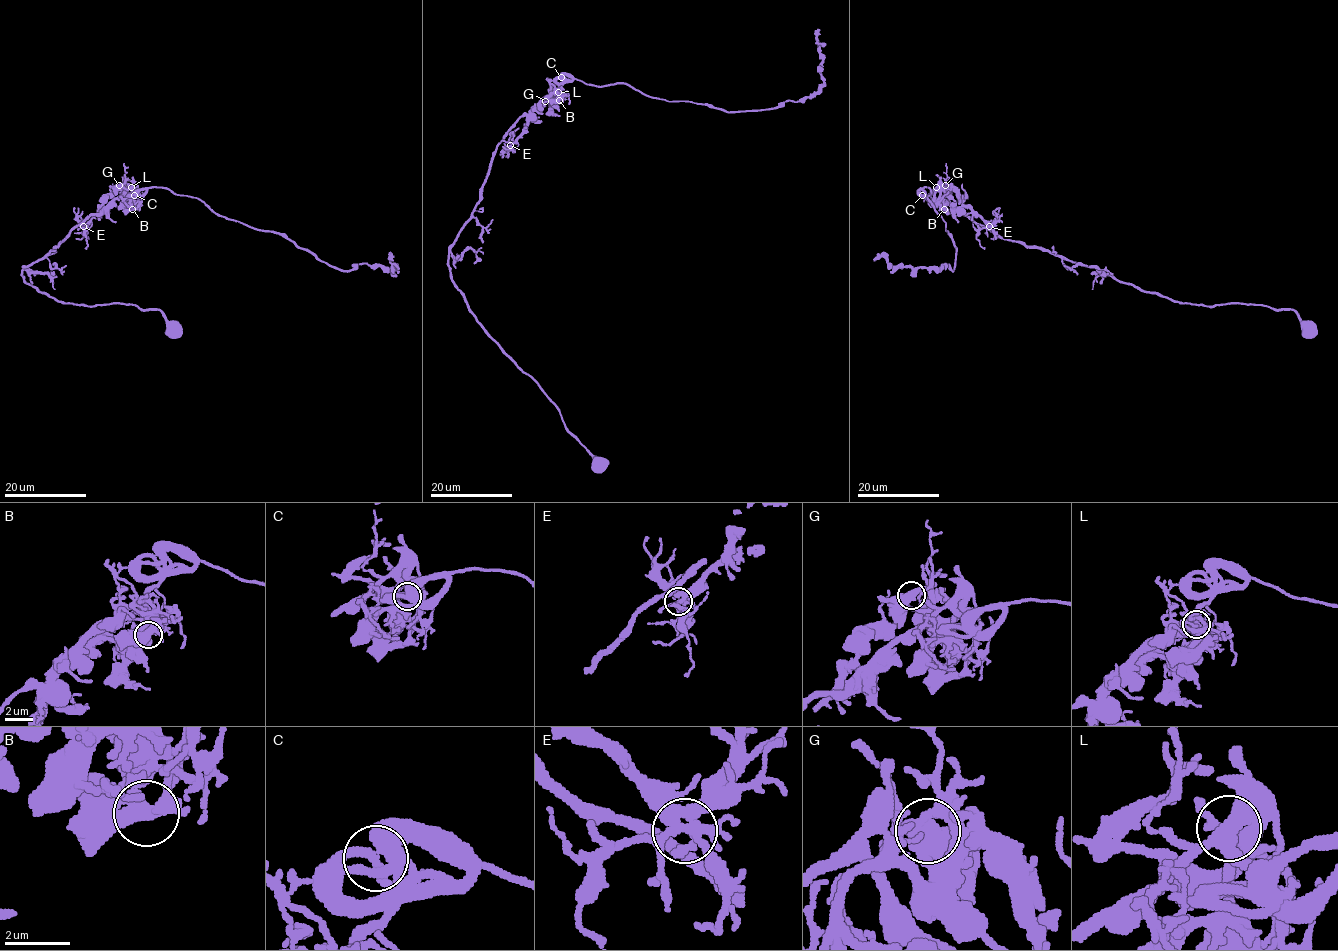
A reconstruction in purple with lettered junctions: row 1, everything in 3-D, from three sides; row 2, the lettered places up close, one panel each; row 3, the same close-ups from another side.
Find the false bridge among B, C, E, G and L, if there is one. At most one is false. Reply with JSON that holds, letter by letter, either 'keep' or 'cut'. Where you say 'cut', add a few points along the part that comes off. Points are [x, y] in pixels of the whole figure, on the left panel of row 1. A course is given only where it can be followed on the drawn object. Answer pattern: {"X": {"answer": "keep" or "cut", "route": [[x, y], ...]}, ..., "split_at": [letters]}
{"B": {"answer": "keep"}, "C": {"answer": "keep"}, "E": {"answer": "keep"}, "G": {"answer": "keep"}, "L": {"answer": "keep"}, "split_at": []}

